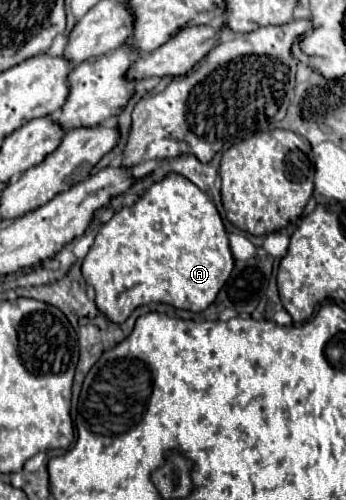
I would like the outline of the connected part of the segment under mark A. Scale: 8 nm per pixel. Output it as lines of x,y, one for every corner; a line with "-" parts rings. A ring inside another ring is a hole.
168,173
162,181
152,183
134,205
124,205
102,225
94,245
82,261
82,275
96,291
98,309
114,323
124,323
128,315
146,303
168,303
178,309
204,311
218,295
234,267
228,235
214,201
192,181
178,173

